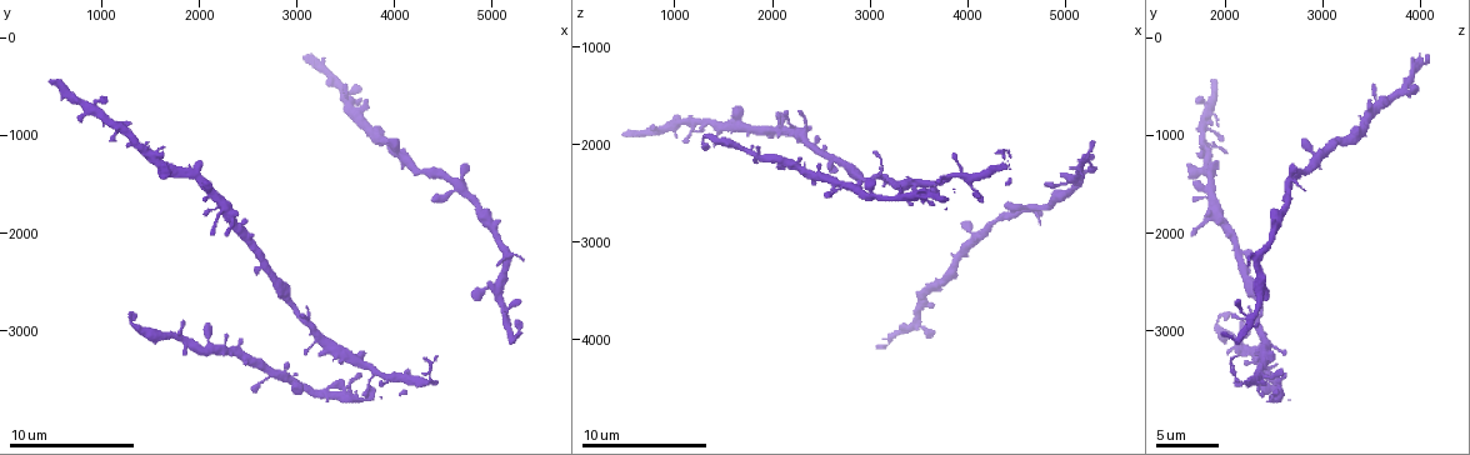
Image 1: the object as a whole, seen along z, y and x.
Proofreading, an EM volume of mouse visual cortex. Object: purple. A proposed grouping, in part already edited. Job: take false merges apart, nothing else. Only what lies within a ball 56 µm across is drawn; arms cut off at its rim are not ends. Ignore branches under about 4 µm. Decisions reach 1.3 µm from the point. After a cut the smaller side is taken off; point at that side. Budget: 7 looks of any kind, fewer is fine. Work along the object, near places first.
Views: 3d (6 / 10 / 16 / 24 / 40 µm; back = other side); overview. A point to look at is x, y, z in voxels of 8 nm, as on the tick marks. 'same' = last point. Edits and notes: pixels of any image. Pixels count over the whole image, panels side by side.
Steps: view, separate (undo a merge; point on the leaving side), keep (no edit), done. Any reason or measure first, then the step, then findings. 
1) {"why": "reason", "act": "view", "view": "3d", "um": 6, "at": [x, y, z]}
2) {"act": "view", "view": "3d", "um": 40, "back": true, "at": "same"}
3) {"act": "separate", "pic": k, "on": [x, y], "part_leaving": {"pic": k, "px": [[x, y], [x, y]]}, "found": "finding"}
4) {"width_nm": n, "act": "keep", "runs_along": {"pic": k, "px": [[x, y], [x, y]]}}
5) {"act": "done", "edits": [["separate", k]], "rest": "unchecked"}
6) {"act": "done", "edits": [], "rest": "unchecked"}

{"why": "looks like a crossing", "act": "view", "view": "3d", "um": 6, "at": [5100, 2560, 2380]}

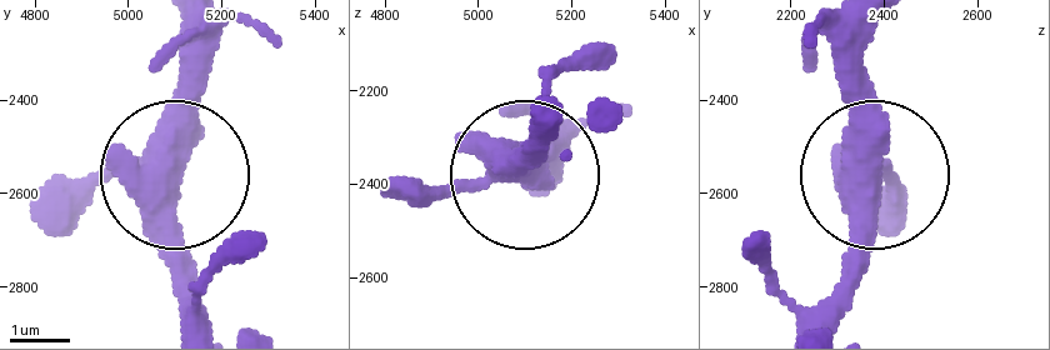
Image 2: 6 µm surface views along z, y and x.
{"side_arm_um": 6, "arms": 4, "act": "keep", "found": "all the same neuron"}

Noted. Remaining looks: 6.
{"why": "sudden change in width", "act": "view", "view": "3d", "um": 6, "at": [5000, 1980, 2520]}

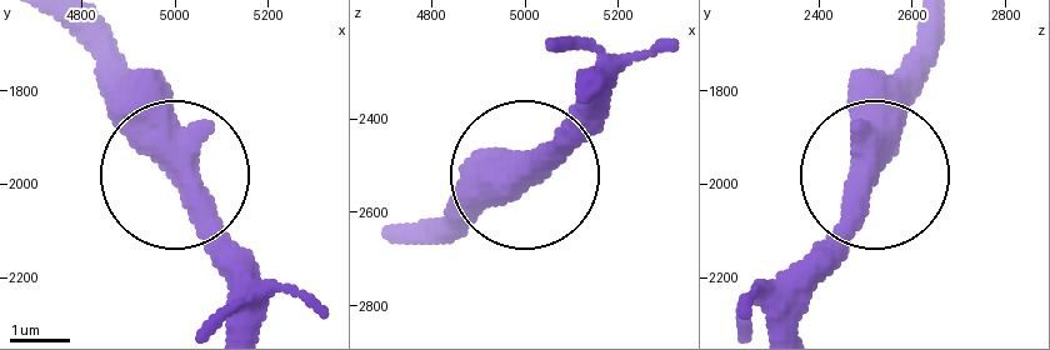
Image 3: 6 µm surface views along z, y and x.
{"act": "keep", "found": "all the same neuron"}

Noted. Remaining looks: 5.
{"act": "view", "view": "3d", "um": 10, "at": [3540, 660, 3640]}

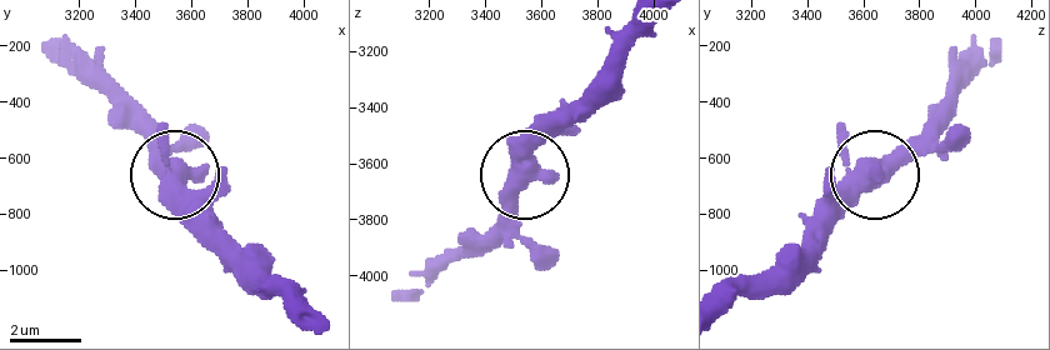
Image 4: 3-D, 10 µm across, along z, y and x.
{"act": "view", "view": "3d", "um": 10, "back": true, "at": [3550, 680, 3660]}

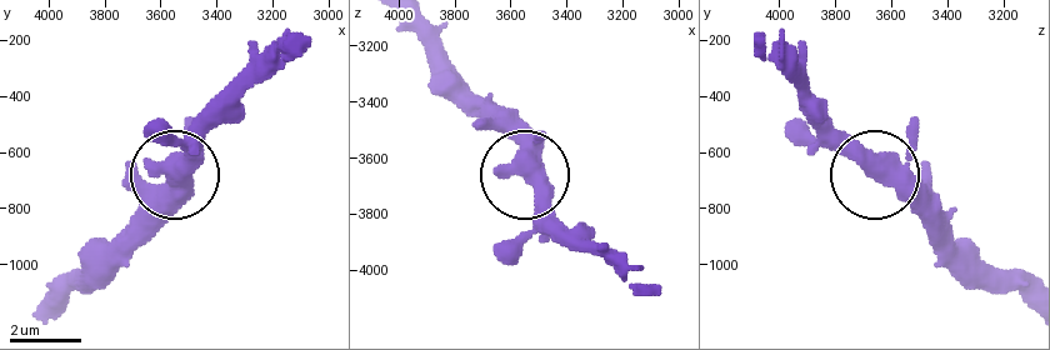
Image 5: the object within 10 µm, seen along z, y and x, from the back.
{"act": "keep", "found": "continuous, no second neuron"}

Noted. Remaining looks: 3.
{"act": "done", "edits": [], "rest": "unchecked"}

